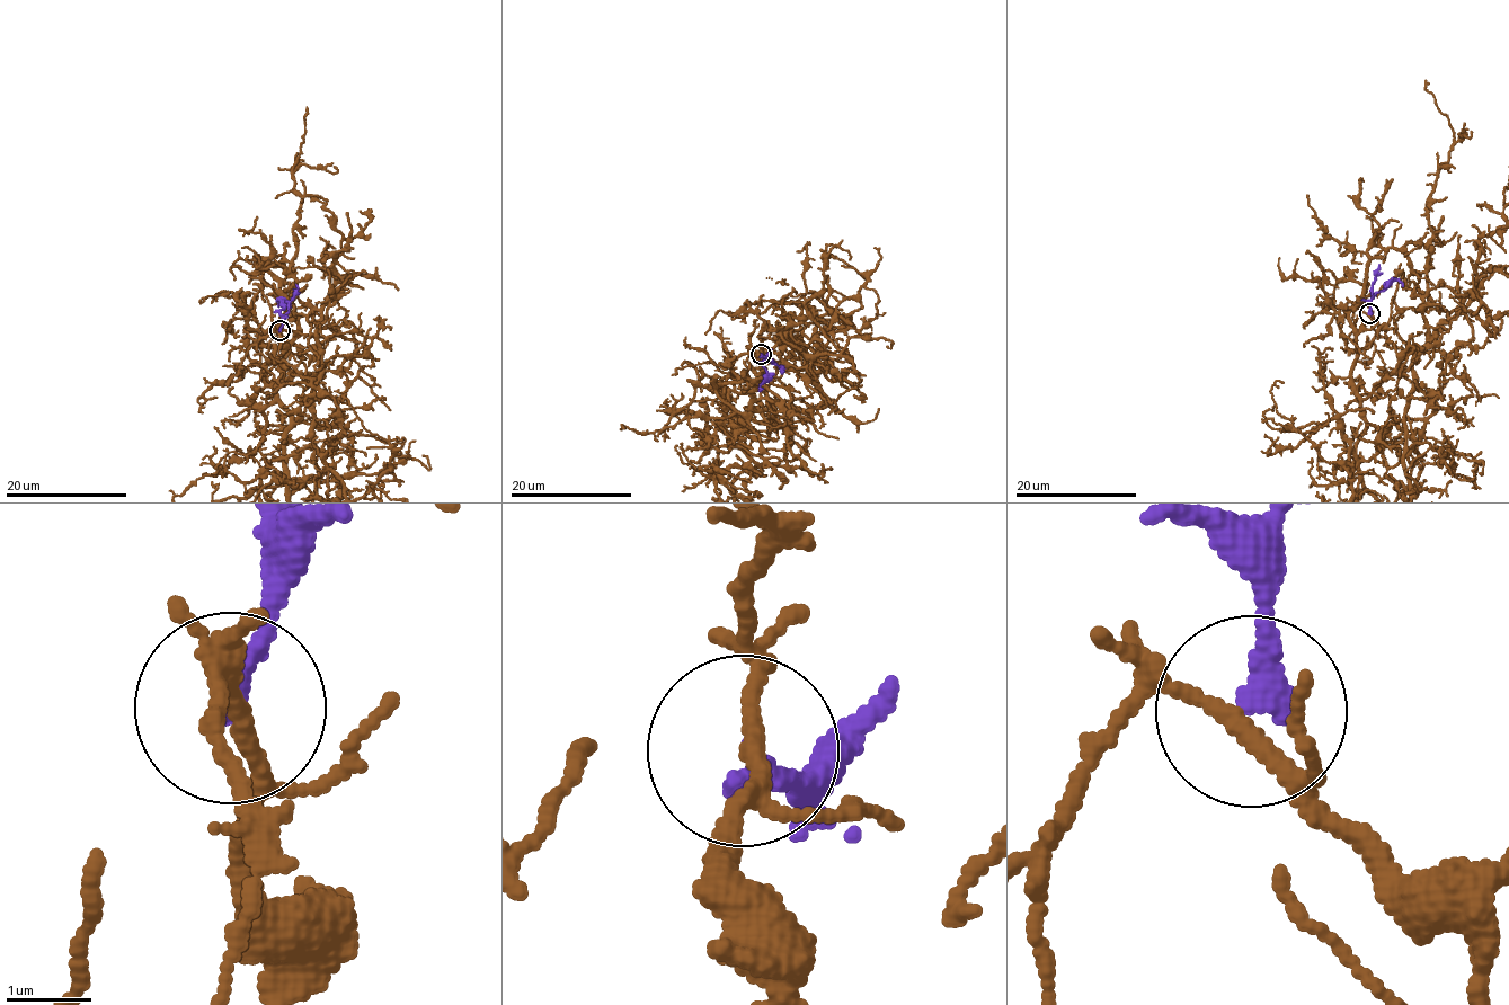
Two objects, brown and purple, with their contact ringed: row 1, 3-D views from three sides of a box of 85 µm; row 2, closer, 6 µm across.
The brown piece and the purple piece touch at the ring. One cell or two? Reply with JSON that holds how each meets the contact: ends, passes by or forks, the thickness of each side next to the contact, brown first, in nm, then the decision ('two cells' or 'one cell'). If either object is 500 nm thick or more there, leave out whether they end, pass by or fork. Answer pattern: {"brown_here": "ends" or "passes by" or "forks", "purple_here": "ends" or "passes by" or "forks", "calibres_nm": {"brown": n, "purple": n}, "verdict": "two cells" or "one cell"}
{"brown_here": "forks", "purple_here": "ends", "calibres_nm": {"brown": 160, "purple": 280}, "verdict": "two cells"}

